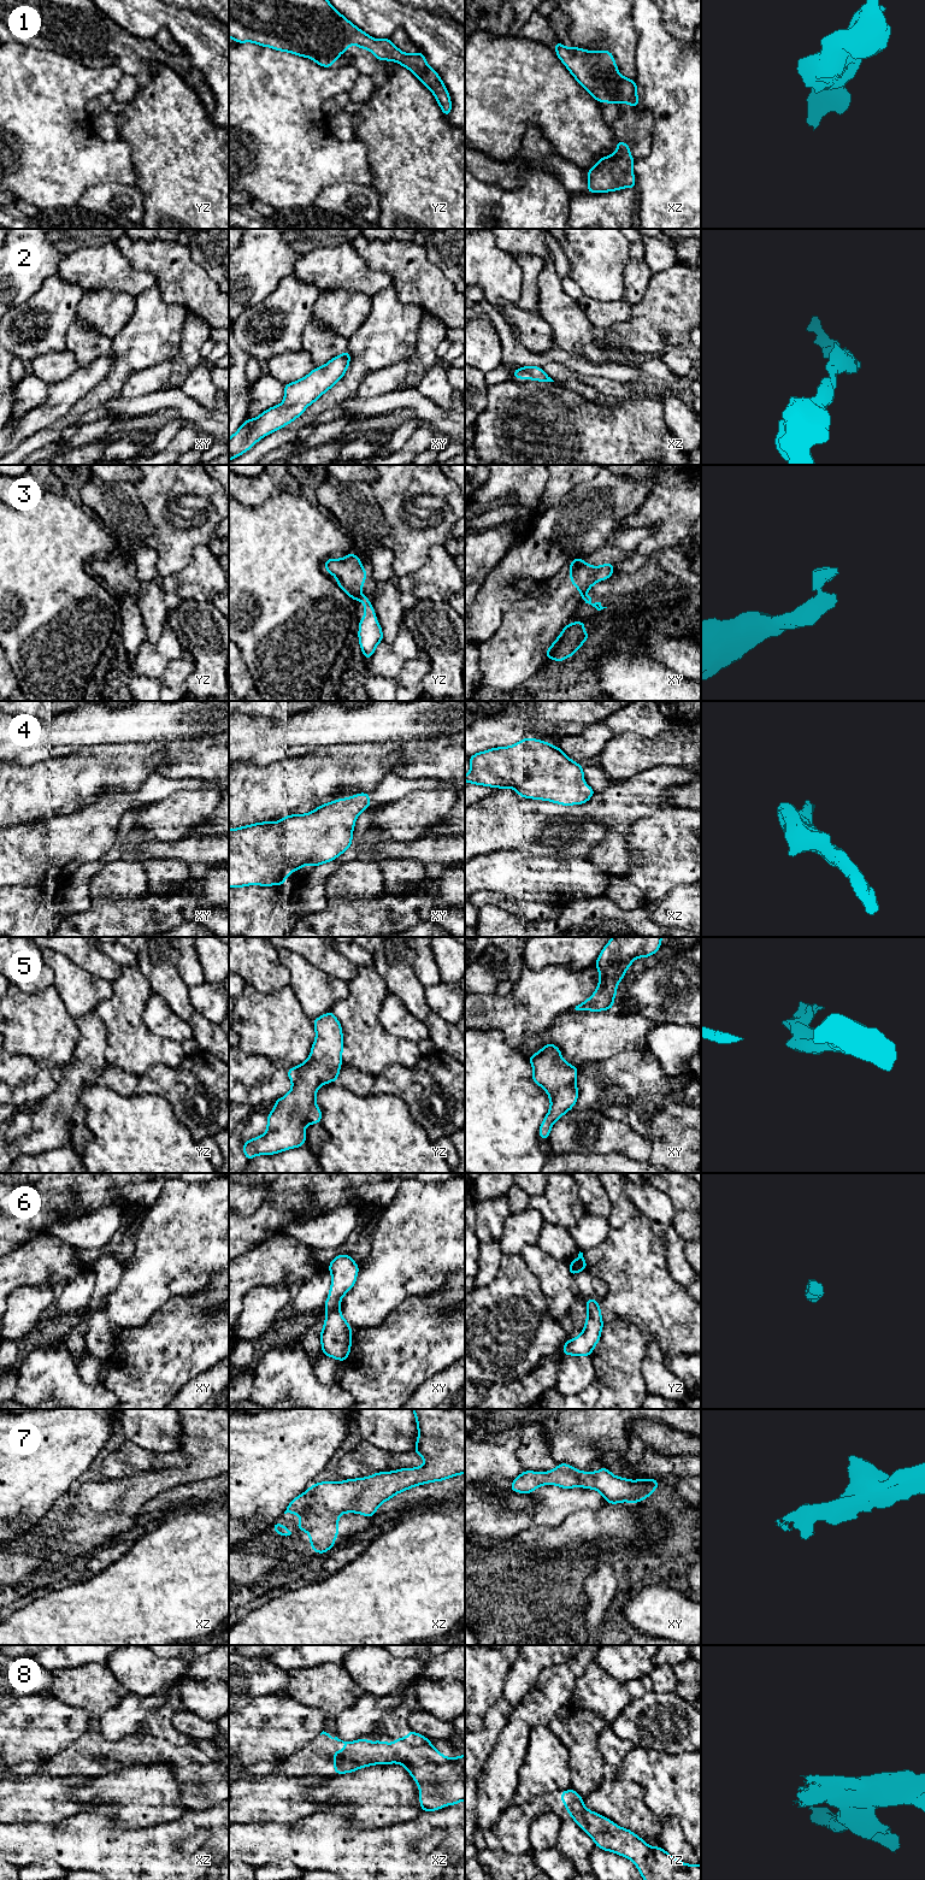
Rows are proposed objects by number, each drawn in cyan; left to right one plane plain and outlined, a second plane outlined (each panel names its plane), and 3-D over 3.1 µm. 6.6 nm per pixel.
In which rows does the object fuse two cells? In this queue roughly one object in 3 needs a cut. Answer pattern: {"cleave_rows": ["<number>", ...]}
{"cleave_rows": ["3"]}

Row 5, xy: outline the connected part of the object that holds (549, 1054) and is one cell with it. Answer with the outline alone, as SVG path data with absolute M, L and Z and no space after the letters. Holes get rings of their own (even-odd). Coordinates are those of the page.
M552 1043L529 1056L529 1060L534 1069L532 1082L546 1090L552 1103L538 1131L538 1136L548 1141L553 1124L571 1110L578 1100L578 1068L566 1062L560 1049Z

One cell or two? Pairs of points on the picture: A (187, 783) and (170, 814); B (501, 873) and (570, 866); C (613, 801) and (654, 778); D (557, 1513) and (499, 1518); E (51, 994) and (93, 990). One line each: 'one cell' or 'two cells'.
A: two cells
B: one cell
C: one cell
D: one cell
E: two cells

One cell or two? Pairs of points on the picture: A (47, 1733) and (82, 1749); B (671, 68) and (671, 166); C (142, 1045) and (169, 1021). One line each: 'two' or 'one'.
A: two
B: one
C: two

